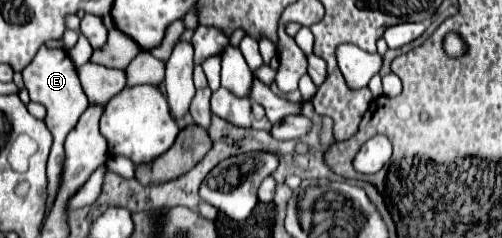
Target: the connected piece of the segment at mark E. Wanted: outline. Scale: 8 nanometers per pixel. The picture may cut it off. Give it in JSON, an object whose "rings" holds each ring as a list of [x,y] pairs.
{"rings":[[[47,46],[39,48],[37,56],[23,70],[23,80],[25,80],[25,88],[29,90],[31,100],[39,102],[47,108],[45,126],[53,134],[53,148],[51,148],[51,154],[47,160],[47,202],[45,202],[45,216],[47,216],[47,212],[51,210],[51,204],[55,202],[59,186],[61,186],[61,170],[63,170],[63,160],[65,160],[65,150],[63,150],[65,136],[75,128],[81,112],[89,106],[89,102],[81,88],[75,66],[63,50],[51,50]]]}

